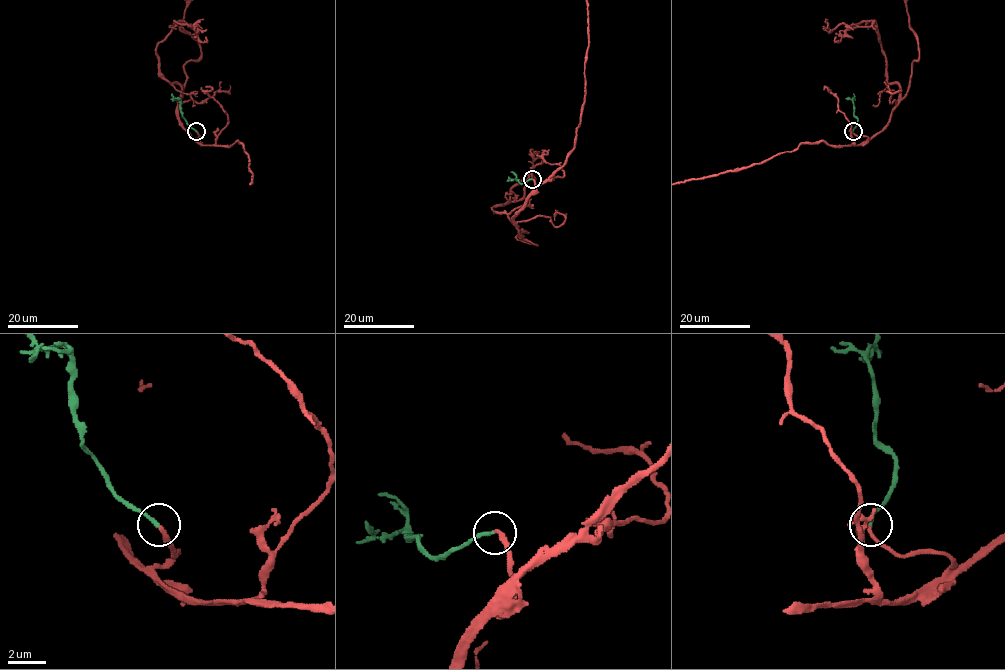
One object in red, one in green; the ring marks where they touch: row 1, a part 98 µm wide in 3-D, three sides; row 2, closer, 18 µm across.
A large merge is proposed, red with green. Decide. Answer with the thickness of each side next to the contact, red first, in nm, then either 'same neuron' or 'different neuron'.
220/190 nm | same neuron

